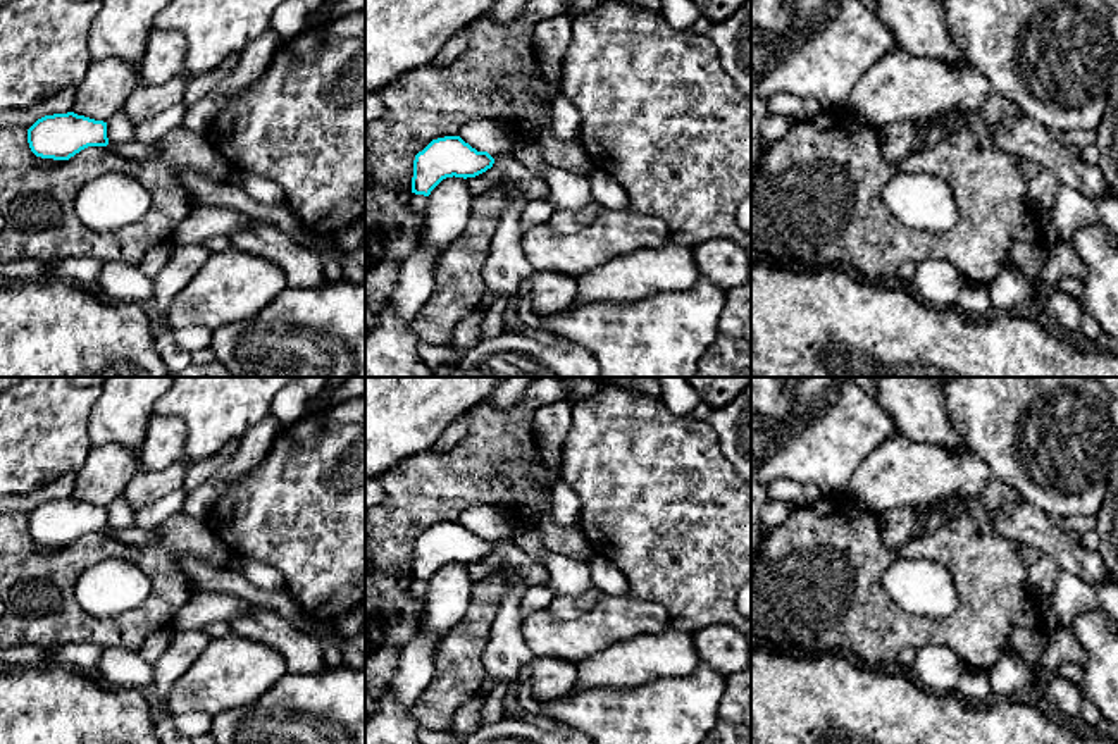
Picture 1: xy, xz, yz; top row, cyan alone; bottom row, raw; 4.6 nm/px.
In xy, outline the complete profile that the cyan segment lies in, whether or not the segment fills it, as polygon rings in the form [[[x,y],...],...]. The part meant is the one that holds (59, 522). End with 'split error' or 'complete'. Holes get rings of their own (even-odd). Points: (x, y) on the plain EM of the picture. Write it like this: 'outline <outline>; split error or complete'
outline [[[74,498],[45,501],[28,515],[28,529],[36,542],[69,546],[88,532],[107,532],[107,508]]]; complete

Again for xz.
outline [[[460,522],[432,525],[413,546],[412,579],[429,582],[446,563],[475,563],[491,555],[494,544],[477,537]]]; complete

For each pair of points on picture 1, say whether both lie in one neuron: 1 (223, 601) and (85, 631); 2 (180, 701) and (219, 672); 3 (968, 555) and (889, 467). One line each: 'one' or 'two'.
1: two
2: one
3: two

